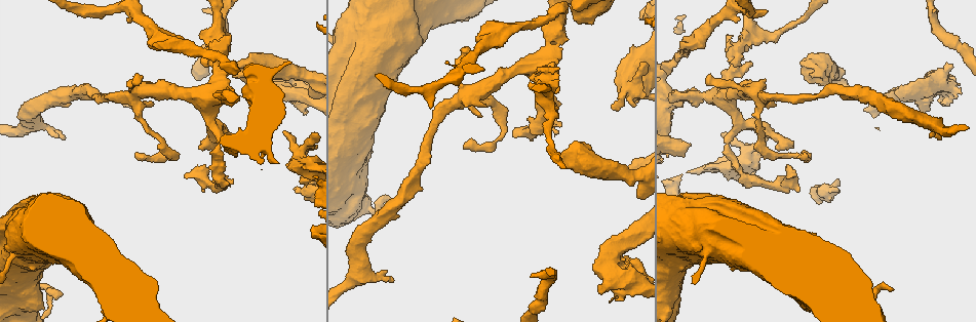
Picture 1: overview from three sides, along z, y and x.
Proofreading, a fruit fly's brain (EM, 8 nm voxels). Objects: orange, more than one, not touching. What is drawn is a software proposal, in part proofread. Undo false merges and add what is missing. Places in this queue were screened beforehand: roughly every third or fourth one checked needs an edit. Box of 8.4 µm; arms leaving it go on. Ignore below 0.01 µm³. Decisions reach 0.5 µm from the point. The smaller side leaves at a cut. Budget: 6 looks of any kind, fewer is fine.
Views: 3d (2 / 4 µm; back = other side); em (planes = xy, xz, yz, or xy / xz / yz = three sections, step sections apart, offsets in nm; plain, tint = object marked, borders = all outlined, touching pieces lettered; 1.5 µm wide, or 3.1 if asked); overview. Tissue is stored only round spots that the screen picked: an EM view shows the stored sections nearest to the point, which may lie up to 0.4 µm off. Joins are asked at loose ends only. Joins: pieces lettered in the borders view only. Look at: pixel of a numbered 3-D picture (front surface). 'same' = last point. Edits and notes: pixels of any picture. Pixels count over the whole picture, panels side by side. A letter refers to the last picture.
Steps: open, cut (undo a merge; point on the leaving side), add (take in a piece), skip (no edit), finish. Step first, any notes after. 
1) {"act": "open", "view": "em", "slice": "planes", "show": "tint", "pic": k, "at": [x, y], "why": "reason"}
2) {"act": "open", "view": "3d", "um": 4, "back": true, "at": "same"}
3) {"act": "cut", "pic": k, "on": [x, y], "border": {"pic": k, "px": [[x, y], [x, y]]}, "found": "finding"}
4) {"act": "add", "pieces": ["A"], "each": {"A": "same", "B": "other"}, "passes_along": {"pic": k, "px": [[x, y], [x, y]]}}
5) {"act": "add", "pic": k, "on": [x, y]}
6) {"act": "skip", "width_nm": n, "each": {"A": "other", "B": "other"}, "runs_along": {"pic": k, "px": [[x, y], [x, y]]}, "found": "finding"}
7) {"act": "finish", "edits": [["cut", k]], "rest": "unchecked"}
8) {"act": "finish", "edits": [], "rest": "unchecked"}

{"act": "open", "view": "3d", "um": 2, "pic": 1, "at": [837, 192], "why": "an open end"}

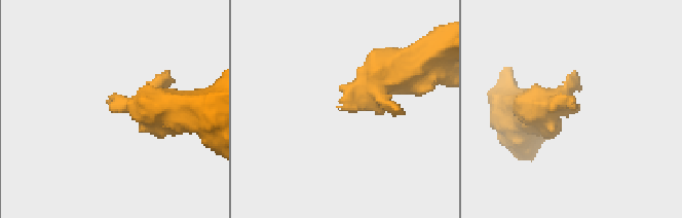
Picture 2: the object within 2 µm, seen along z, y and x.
{"act": "open", "view": "em", "slice": "planes", "show": "plain", "pic": 2, "at": [113, 108]}

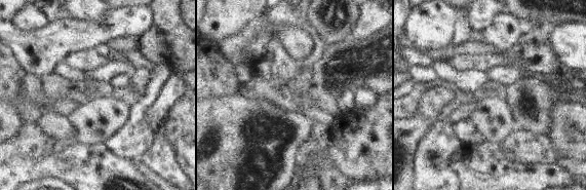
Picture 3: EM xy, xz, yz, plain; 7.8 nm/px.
{"act": "open", "view": "em", "slice": "planes", "show": "borders", "at": "same", "why": "see the neighbours"}

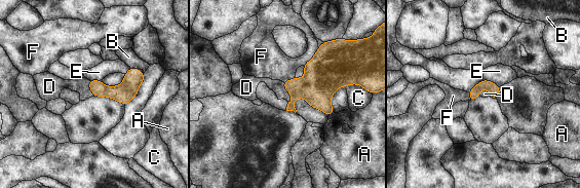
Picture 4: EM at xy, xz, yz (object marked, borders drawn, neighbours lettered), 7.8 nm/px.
{"act": "add", "pieces": ["D"], "each": {"A": "other", "B": "other", "C": "other", "D": "same", "E": "other", "F": "other"}, "passes_along": {"pic": 4, "px": [[494, 89], [485, 89], [485, 94]]}, "found": "it goes on there"}

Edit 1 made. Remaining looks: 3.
{"act": "open", "view": "3d", "um": 4, "pic": 1, "at": [134, 154], "why": "branch stops here"}

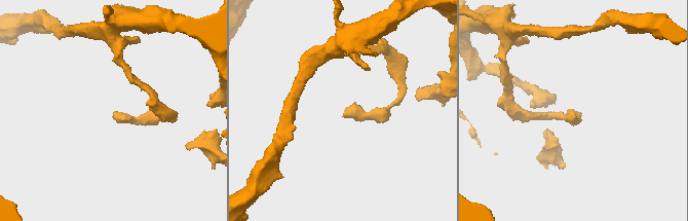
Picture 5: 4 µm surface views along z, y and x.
{"act": "open", "view": "em", "slice": "planes", "show": "borders", "pic": 5, "at": [574, 114]}

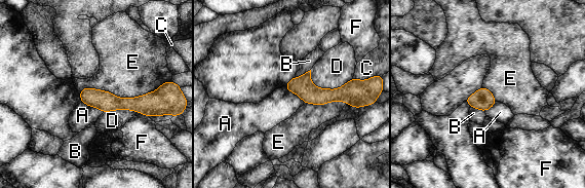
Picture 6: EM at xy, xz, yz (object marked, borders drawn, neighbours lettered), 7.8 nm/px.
{"act": "skip", "each": {"A": "other", "B": "other", "C": "other", "D": "other", "E": "other", "F": "other"}, "runs_along": {"pic": 6, "px": [[82, 92], [112, 103], [156, 97]]}, "found": "no lettered piece goes on from it"}

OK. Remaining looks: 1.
{"act": "finish", "edits": [["add", 4]], "rest": "unchecked"}

